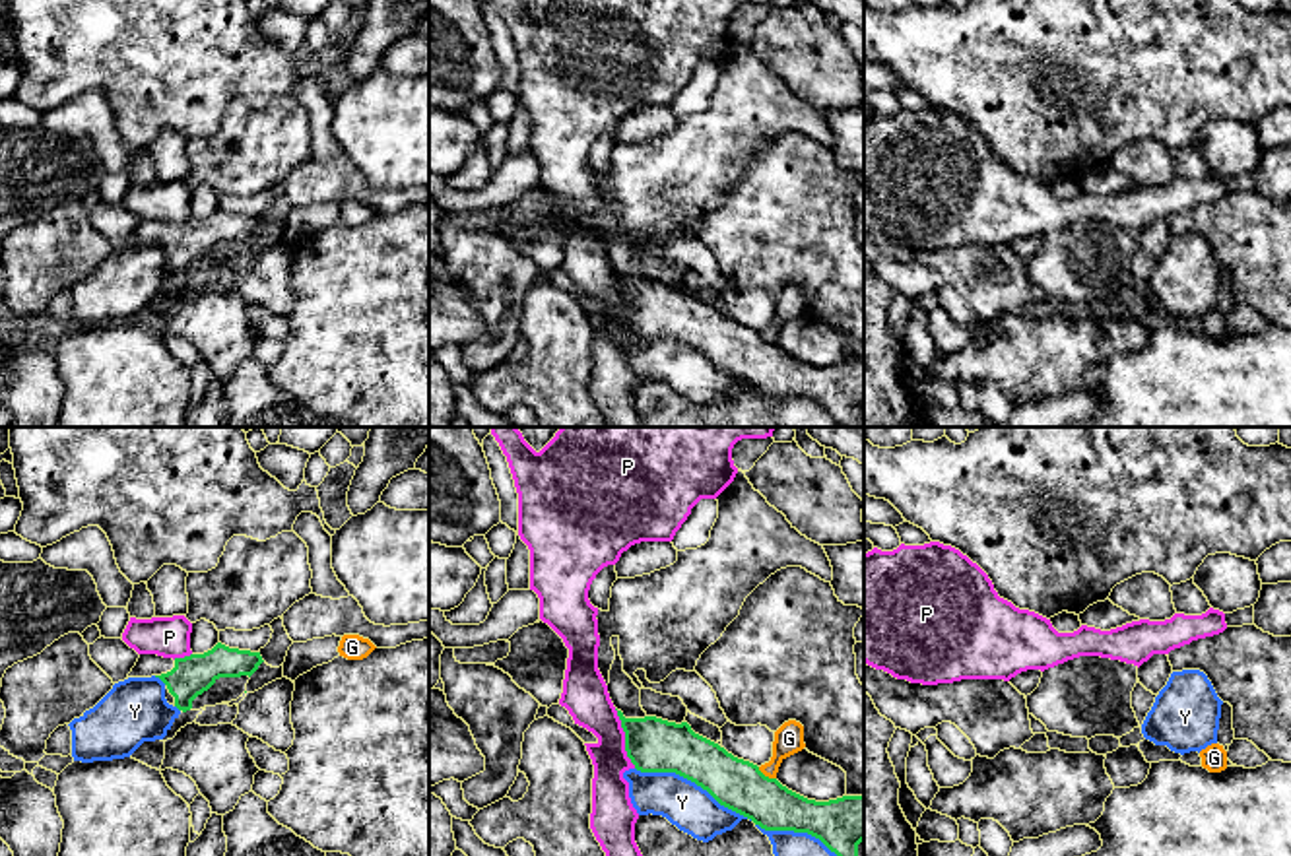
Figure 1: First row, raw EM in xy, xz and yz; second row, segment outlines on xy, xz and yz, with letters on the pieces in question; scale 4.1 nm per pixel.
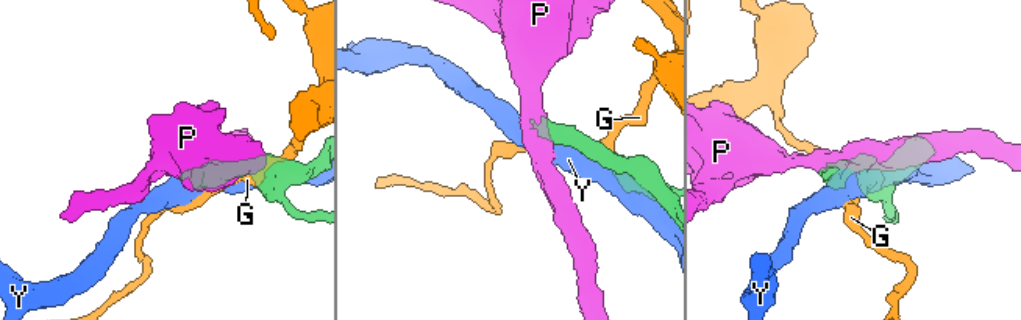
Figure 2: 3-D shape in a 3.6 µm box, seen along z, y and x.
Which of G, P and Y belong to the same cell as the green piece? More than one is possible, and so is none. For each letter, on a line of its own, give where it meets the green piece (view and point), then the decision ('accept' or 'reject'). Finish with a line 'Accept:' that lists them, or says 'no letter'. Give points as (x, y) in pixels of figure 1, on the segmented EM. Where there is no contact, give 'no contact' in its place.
G: meets green in xz at (767, 777); reject
P: meets green in xz at (626, 738); reject
Y: meets green in xz at (694, 781); reject
Accept: no letter

